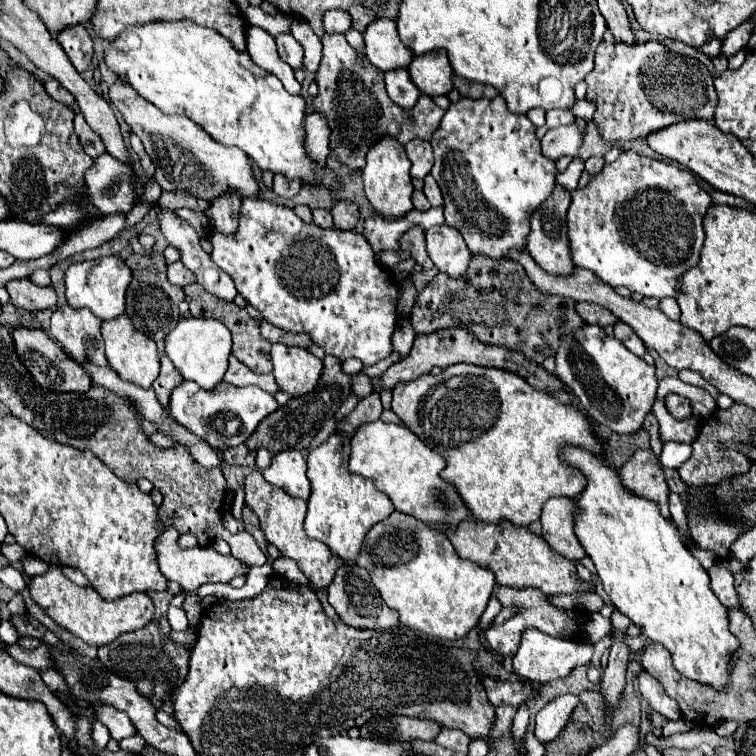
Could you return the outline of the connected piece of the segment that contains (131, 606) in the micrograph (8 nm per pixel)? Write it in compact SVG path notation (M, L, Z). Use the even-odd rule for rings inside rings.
M50 566L50 570L42 576L34 576L30 584L30 594L36 600L38 606L44 608L44 612L58 622L68 632L80 636L90 646L104 646L114 642L124 632L134 632L138 628L144 628L152 616L154 616L154 604L148 594L134 592L130 596L118 598L114 602L108 602L100 598L98 592L90 586L78 586L70 582L58 566Z

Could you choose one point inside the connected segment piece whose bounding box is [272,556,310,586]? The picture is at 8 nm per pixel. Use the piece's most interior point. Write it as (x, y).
(285, 566)

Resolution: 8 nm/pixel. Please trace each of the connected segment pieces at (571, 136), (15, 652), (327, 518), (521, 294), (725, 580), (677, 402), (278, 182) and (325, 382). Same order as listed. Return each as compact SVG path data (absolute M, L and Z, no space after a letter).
M576 124L560 126L556 130L548 130L544 138L540 140L542 152L548 160L558 160L560 156L576 156L580 144L582 144L584 130Z
M18 644L14 646L8 646L8 654L22 662L22 664L28 664L36 670L46 670L46 668L52 668L52 654L48 654L48 646L46 644L40 644L38 648L34 650L22 650Z
M334 432L324 444L314 448L308 456L308 478L312 482L312 496L308 500L308 514L304 530L310 538L322 540L334 554L352 562L360 552L366 532L380 520L394 512L390 498L376 490L374 482L364 476L348 472L350 436Z
M472 256L470 268L462 278L448 278L440 272L418 294L412 308L412 326L416 334L430 334L442 328L466 328L486 344L498 344L508 350L522 352L528 360L542 364L546 356L554 356L564 332L584 326L574 310L576 302L564 296L548 296L534 288L524 268L514 260L492 260Z
M716 564L708 570L708 576L710 576L710 588L718 596L718 600L726 608L740 608L738 598L736 598L736 590L734 590L732 572L728 568L724 568L722 564Z
M670 392L670 394L664 398L664 402L666 402L666 406L668 406L668 412L670 412L674 418L682 420L682 418L690 418L690 416L692 416L692 404L690 404L688 398Z
M274 174L274 192L278 196L284 196L284 198L294 198L300 190L300 180L288 180L286 176L280 176L280 174Z
M324 356L322 364L324 364L324 368L322 368L324 372L322 372L322 378L318 380L318 386L306 396L292 398L286 406L280 406L276 412L272 412L272 416L264 418L258 424L256 432L246 440L246 446L250 450L268 448L278 454L278 452L292 450L292 448L300 450L300 452L308 448L308 444L318 434L322 424L336 414L336 410L342 406L342 402L350 394L350 376L342 374L342 362L336 360L334 356Z

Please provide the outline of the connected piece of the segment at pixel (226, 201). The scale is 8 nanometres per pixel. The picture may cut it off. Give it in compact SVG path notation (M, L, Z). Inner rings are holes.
M224 194L210 202L210 208L206 210L206 216L210 218L210 224L214 230L224 234L234 234L238 230L238 214L240 214L242 200L238 194Z

